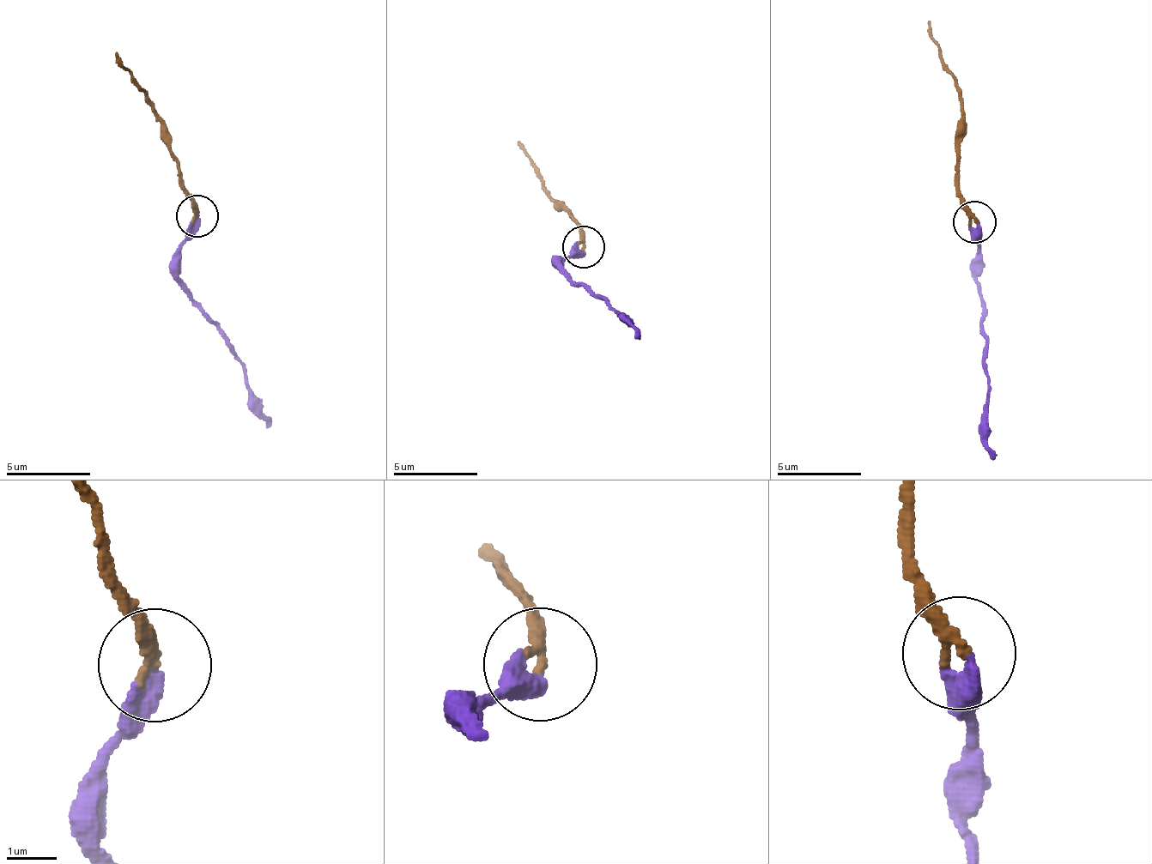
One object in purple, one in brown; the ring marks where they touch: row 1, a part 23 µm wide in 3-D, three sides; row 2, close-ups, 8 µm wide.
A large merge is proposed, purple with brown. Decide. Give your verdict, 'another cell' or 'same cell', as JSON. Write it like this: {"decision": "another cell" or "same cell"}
{"decision": "same cell"}

